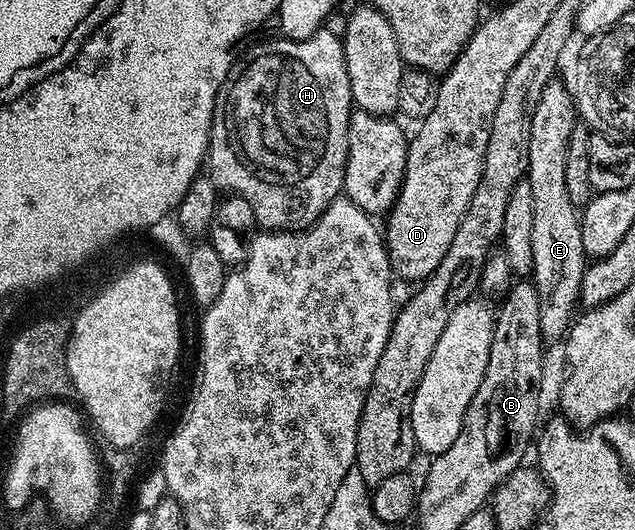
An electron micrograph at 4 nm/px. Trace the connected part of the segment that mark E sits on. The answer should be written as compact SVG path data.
M560 80L546 84L538 108L534 110L534 121L530 124L530 160L526 180L534 195L534 264L530 281L538 288L538 324L545 339L563 339L574 321L580 301L580 281L586 269L586 255L582 248L582 228L578 208L566 193L566 148L570 144L570 132L578 125L574 94Z

